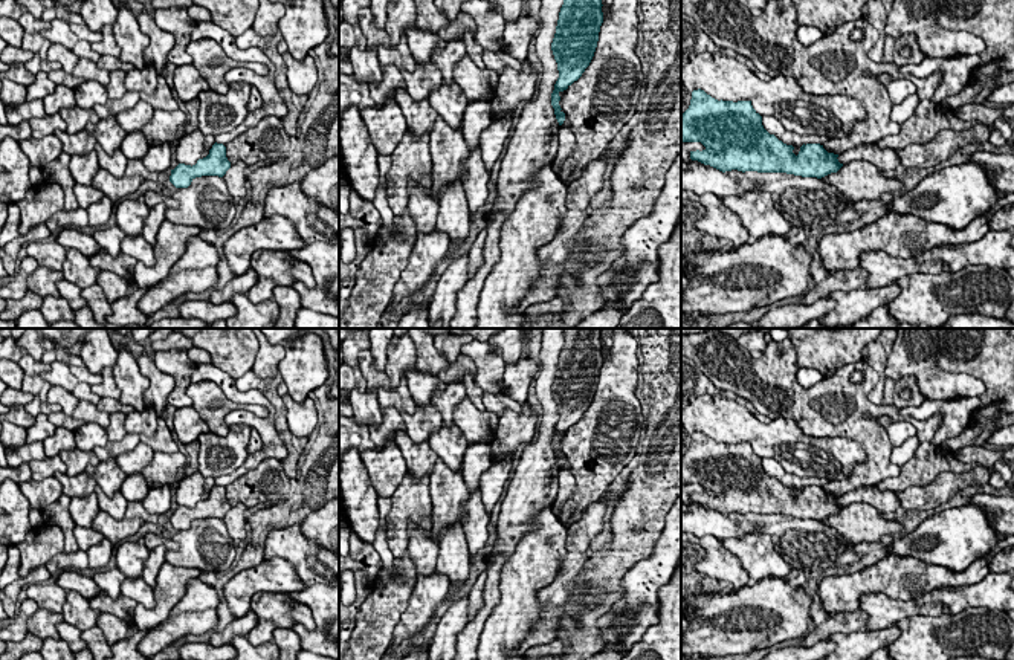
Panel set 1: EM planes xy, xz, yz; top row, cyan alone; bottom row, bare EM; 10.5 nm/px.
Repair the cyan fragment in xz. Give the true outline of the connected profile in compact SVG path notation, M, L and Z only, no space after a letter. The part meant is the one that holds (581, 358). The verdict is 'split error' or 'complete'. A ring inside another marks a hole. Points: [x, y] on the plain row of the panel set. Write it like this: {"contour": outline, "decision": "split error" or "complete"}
{"contour": "M564 328L564 347L551 385L559 412L551 448L559 468L565 463L559 435L582 419L594 399L603 365L602 348L600 328Z", "decision": "complete"}

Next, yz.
{"contour": "M701 431L692 434L690 448L681 457L681 483L701 484L706 490L690 493L690 501L722 515L738 512L822 521L843 509L838 497L828 495L820 486L803 486L796 498L793 487L783 486L764 471L762 458L753 451L751 443L718 443Z", "decision": "complete"}

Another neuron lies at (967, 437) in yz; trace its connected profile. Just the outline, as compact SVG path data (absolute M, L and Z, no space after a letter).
M967 426L957 437L942 442L944 451L957 452L962 448L973 446L974 440L980 434L980 428Z

